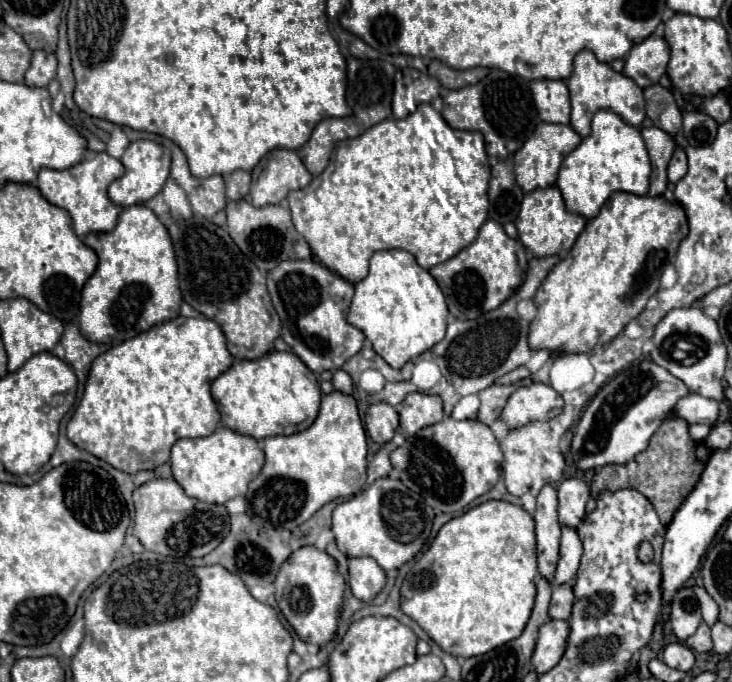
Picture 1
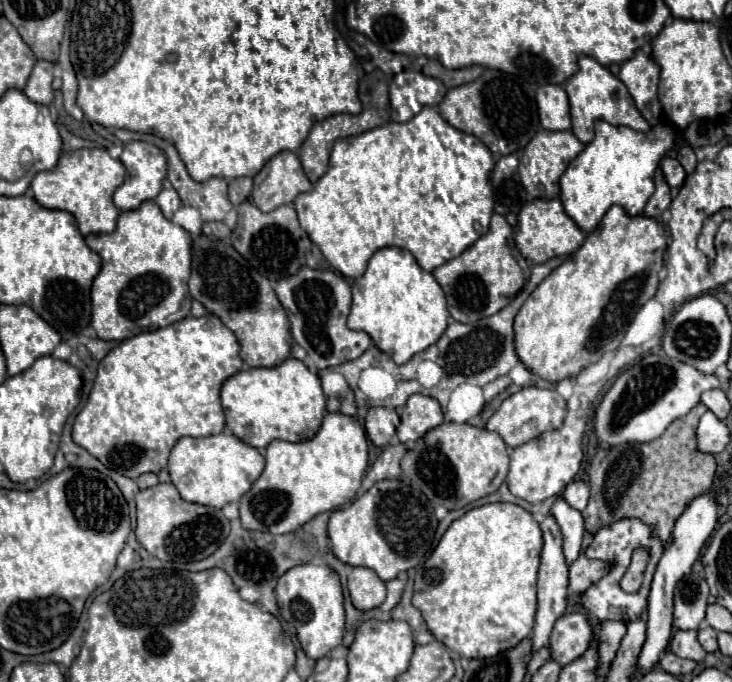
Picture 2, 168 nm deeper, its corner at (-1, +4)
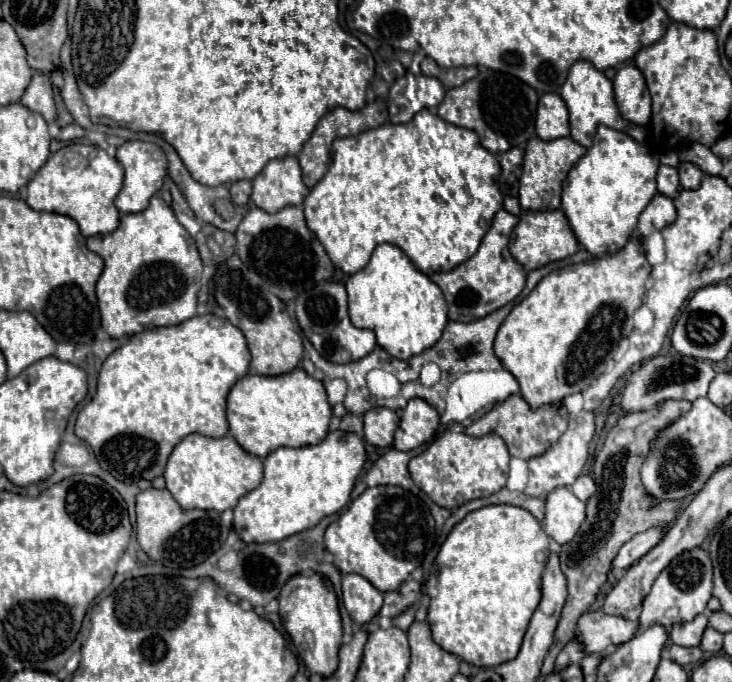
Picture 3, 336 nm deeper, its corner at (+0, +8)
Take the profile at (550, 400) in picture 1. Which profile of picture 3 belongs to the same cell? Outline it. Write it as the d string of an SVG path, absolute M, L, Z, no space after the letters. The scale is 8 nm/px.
M519 394L509 396L505 402L495 404L493 410L489 410L485 416L475 420L471 426L465 428L465 434L469 436L485 436L485 434L497 434L505 440L509 454L515 458L535 458L547 452L547 448L555 446L559 436L567 430L567 412L563 404L549 404L533 410Z

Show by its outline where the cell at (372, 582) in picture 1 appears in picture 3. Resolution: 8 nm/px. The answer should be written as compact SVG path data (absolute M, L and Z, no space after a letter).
M343 574L343 604L357 624L367 624L383 606L383 594L359 574Z

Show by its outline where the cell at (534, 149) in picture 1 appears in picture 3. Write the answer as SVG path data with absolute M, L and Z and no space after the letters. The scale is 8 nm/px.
M541 138L531 140L525 148L523 174L519 180L519 204L521 204L521 208L531 210L531 212L559 210L561 208L563 180L567 178L567 172L579 162L583 152L587 152L587 150L571 138L557 138L551 142L545 142Z

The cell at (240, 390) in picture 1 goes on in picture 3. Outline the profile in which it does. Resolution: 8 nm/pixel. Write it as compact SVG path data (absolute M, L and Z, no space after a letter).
M301 368L273 378L247 374L231 388L227 398L229 432L245 452L257 458L265 458L281 446L299 448L319 444L329 432L331 416L333 410L327 402L323 382L311 378Z

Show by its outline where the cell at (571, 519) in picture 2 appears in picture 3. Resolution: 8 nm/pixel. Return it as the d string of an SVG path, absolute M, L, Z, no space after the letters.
M567 486L555 488L547 496L545 532L559 544L569 542L585 520L585 502L581 502Z

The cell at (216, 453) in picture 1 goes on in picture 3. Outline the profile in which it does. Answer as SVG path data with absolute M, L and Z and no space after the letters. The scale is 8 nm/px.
M189 434L171 452L163 476L167 482L167 490L183 510L199 508L223 512L227 508L233 508L239 498L261 484L263 462L257 456L245 452L231 434L223 438Z

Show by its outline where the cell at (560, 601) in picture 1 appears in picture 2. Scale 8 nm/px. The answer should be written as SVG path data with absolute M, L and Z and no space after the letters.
M585 531L582 543L580 558L570 566L570 582L568 582L568 592L574 596L580 596L590 584L600 580L608 572L608 564L602 560L588 560L584 552L594 535Z

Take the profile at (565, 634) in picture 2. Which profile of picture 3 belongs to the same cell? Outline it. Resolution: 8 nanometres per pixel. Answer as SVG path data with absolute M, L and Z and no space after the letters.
M593 610L581 616L575 636L591 654L607 654L613 646L629 642L639 632L639 622L623 616L609 616L603 610Z

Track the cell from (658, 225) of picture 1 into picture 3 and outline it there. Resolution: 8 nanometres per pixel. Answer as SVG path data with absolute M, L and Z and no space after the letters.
M631 238L617 254L551 272L509 312L493 348L503 368L519 382L519 396L531 408L583 392L611 366L621 338L633 330L633 314L643 304L649 274L651 266L641 242Z

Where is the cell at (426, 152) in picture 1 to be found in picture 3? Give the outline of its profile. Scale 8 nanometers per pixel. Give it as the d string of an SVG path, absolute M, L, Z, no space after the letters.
M423 110L407 124L385 124L333 142L329 172L303 202L305 220L333 264L345 274L365 268L371 252L381 242L399 246L427 276L435 274L433 270L449 272L477 252L493 216L503 208L497 176L499 162L495 154L479 144L479 136L473 130L453 126L431 110Z

